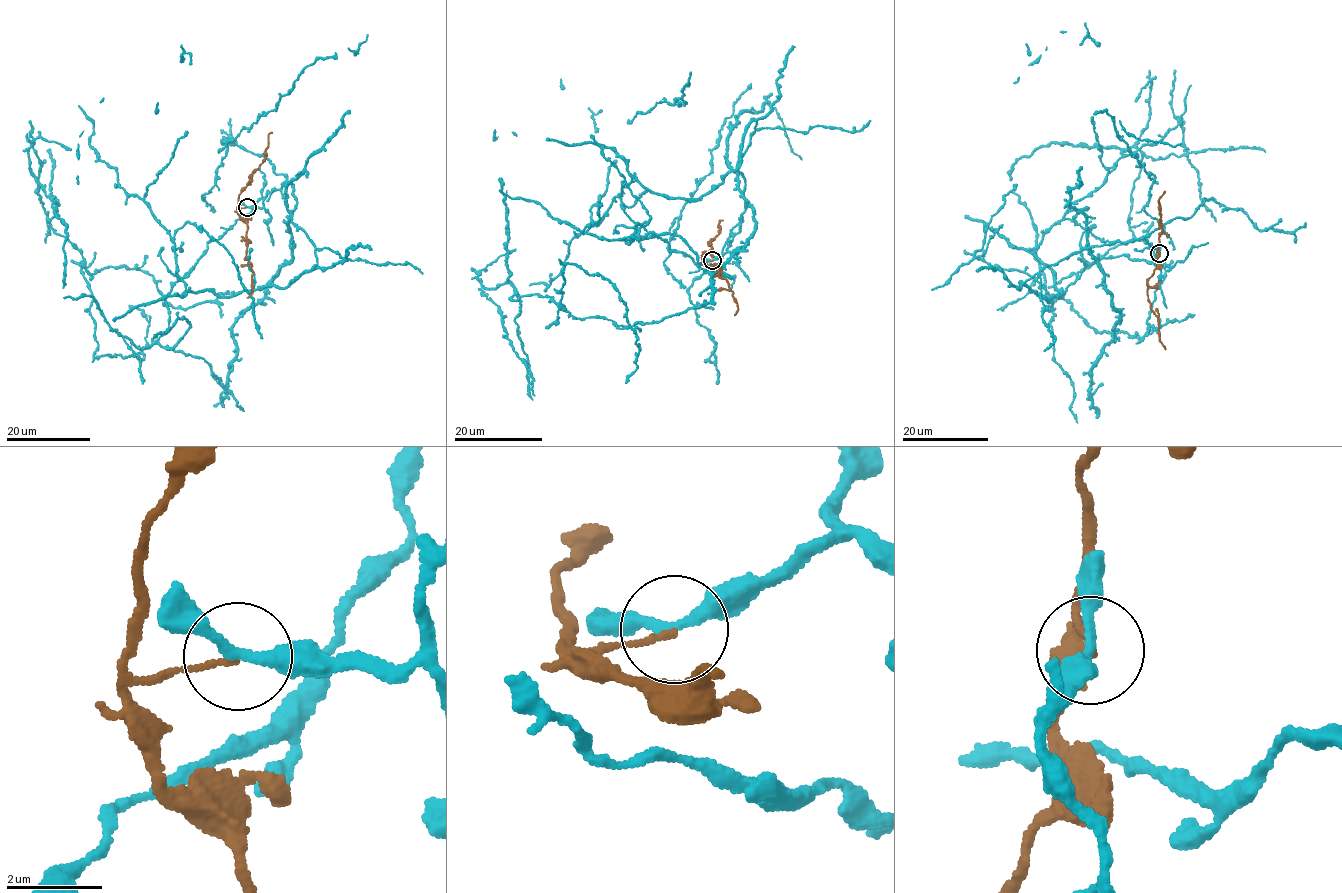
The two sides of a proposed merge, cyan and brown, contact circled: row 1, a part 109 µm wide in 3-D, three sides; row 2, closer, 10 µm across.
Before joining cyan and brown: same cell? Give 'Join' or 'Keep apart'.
Keep apart

